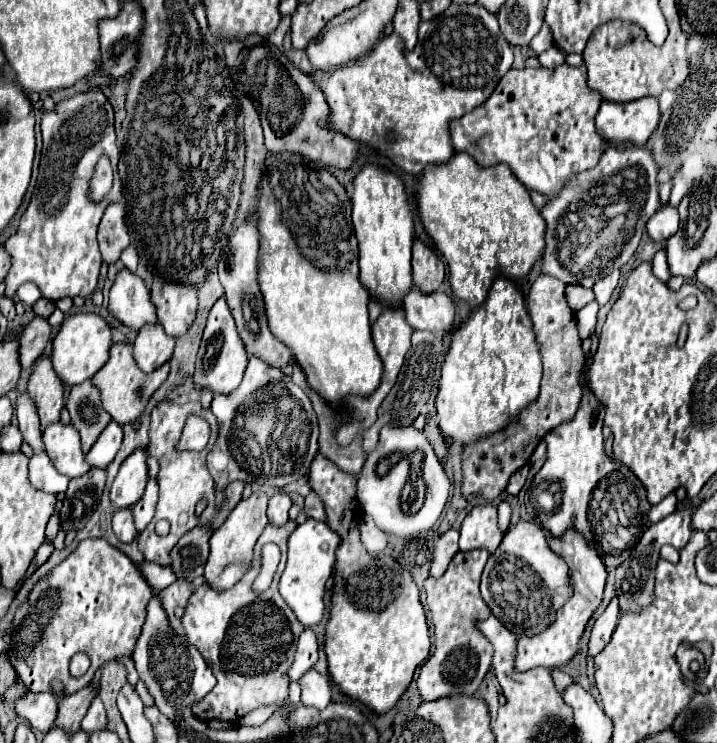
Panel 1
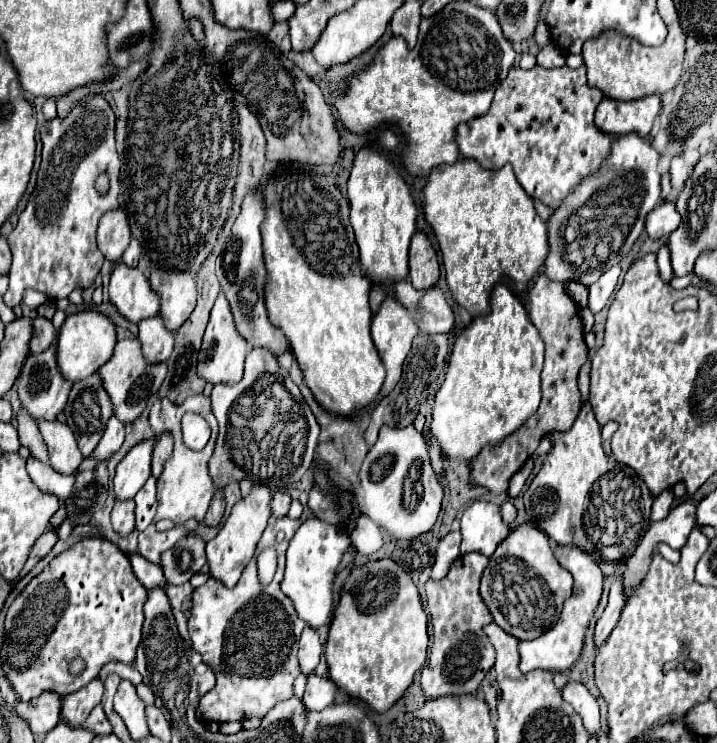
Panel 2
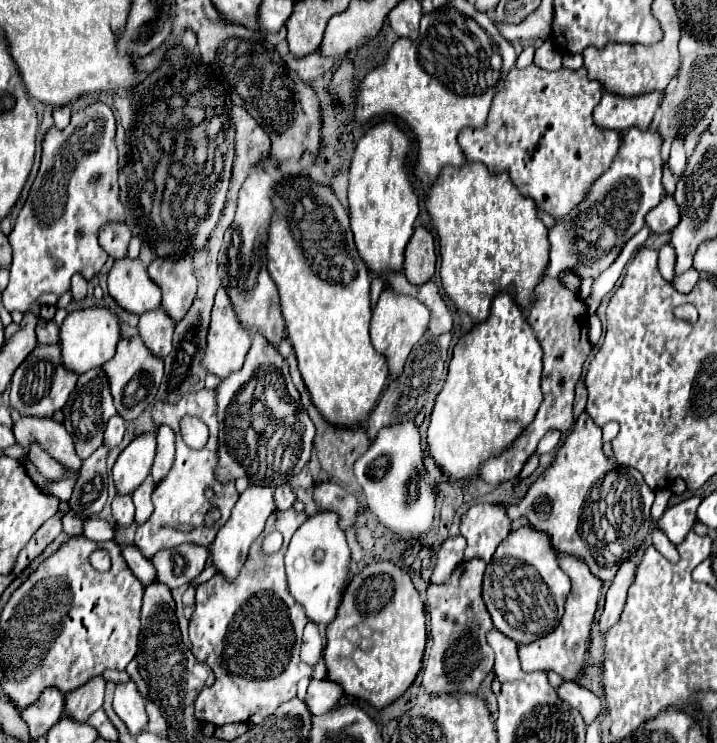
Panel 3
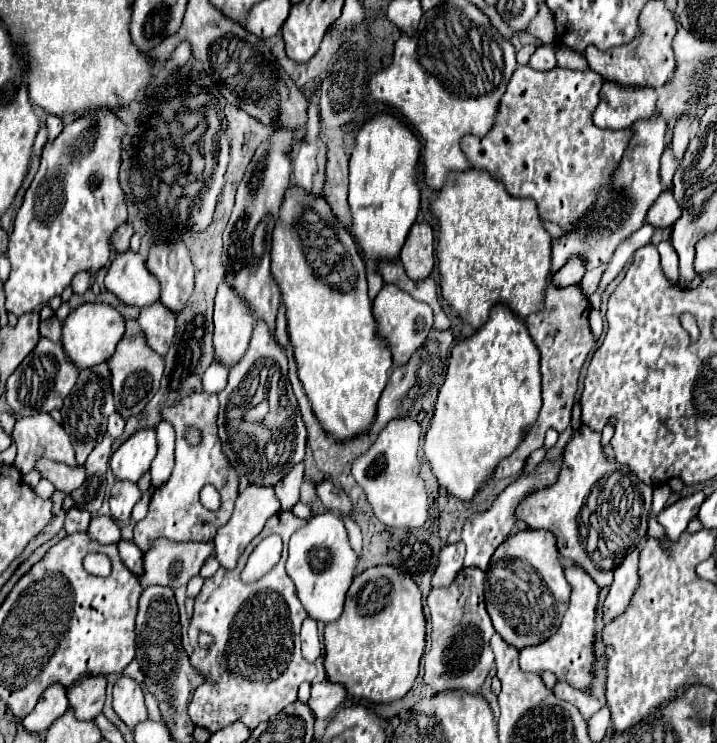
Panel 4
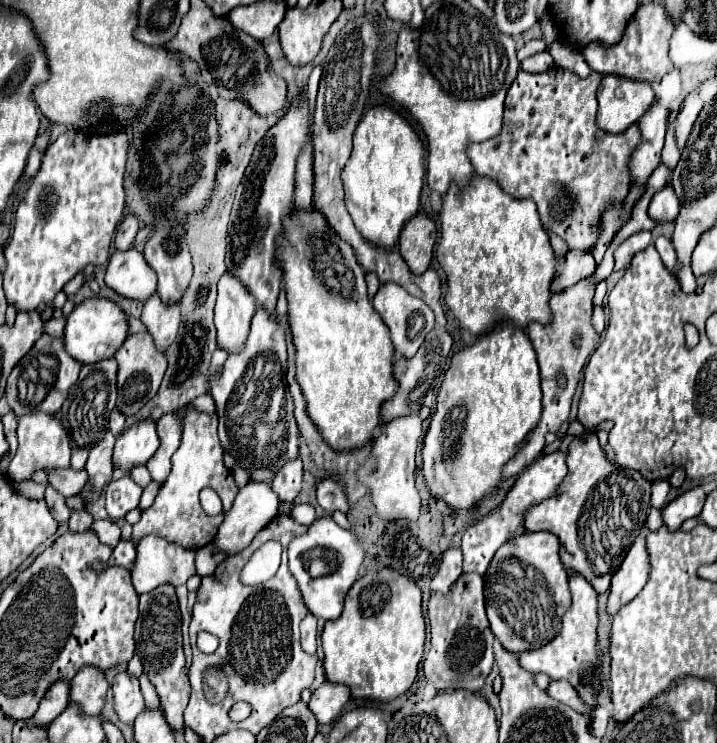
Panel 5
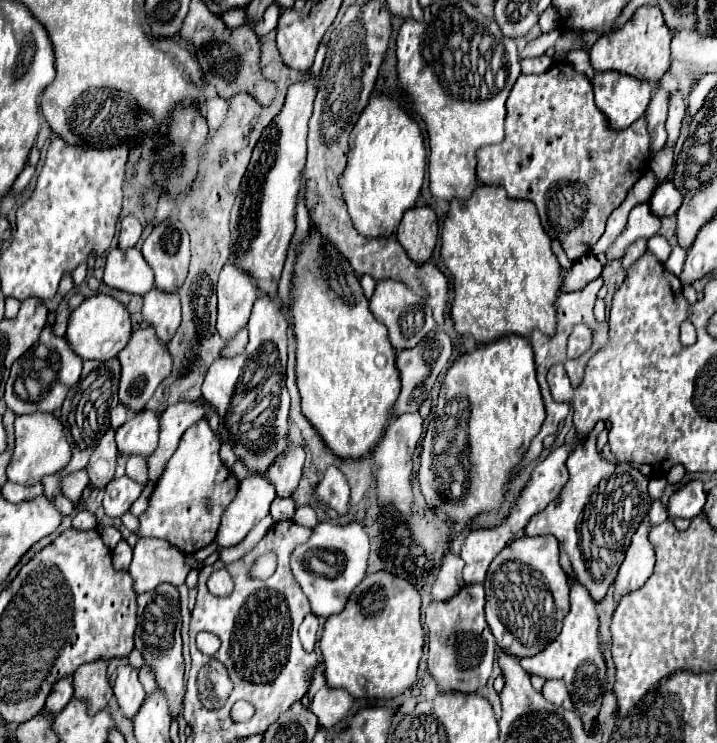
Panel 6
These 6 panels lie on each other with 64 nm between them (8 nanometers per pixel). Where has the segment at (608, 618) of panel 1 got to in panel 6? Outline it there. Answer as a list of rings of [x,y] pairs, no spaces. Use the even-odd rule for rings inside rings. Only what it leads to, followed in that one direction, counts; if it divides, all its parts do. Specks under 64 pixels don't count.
[[[644,520],[640,528],[636,530],[632,544],[626,552],[626,558],[618,570],[618,576],[614,580],[614,602],[618,604],[626,594],[638,590],[644,586],[644,582],[650,578],[654,568],[654,552],[648,540],[650,524]]]

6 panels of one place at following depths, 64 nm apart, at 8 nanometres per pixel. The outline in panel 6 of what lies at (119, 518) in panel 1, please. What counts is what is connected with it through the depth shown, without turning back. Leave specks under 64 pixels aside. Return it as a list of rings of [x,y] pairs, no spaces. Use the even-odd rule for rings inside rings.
[[[122,476],[122,478],[108,482],[108,486],[104,488],[104,510],[106,510],[106,514],[112,518],[122,516],[124,512],[130,510],[130,506],[134,504],[134,500],[140,494],[142,494],[142,486],[134,480],[130,480],[128,476]]]

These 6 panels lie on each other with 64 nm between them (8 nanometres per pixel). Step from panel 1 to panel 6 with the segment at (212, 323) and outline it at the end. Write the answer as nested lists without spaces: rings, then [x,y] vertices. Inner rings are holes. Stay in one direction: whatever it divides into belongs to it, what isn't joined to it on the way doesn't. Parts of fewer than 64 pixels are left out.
[[[228,260],[218,278],[218,320],[216,328],[222,340],[232,340],[242,328],[246,328],[248,318],[252,314],[252,306],[258,298],[256,288],[252,288],[252,280]]]

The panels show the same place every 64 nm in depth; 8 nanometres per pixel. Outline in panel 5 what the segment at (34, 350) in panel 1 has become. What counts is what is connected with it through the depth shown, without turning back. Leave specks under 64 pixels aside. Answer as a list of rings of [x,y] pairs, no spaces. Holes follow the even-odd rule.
[[[56,310],[56,316],[52,316],[48,322],[44,322],[44,332],[52,338],[62,338],[64,324],[66,324],[66,318],[62,316],[60,310]]]

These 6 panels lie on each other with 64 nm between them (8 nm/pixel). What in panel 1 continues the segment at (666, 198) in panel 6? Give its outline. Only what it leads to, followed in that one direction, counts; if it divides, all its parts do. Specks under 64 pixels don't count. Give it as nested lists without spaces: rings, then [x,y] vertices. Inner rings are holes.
[[[662,206],[650,220],[648,220],[648,234],[654,242],[666,242],[670,236],[674,236],[680,228],[678,210],[674,206]]]

